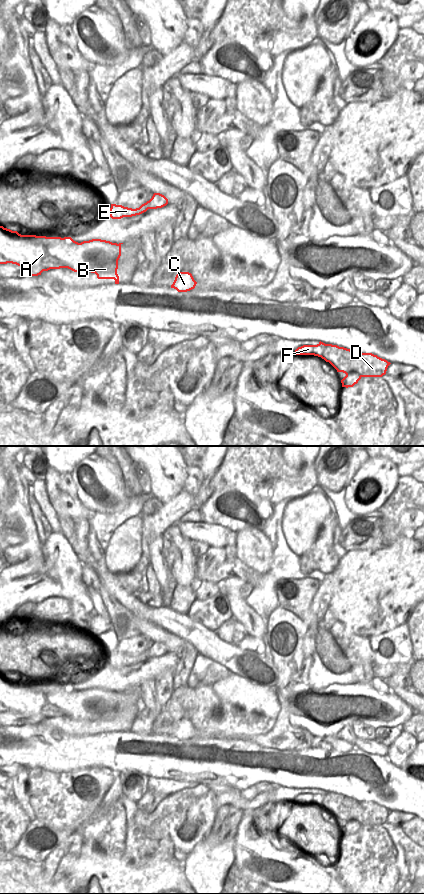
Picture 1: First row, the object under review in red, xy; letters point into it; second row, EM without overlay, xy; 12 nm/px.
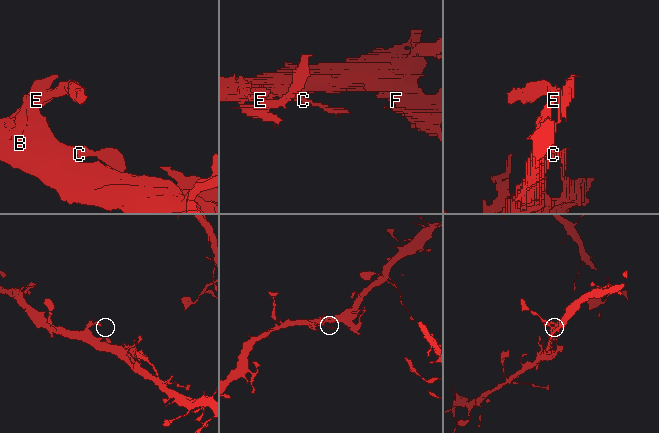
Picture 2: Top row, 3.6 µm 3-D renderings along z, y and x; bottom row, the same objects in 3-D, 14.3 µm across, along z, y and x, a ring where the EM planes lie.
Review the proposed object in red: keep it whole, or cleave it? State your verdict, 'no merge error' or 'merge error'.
merge error

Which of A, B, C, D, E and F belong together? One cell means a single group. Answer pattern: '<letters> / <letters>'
A B C E F / D

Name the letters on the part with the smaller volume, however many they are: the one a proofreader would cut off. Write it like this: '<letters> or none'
D

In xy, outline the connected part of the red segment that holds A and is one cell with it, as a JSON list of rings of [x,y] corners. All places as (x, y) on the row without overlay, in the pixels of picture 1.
[[[0,674],[0,712],[16,712],[27,718],[27,724],[38,724],[50,717],[68,716],[74,720],[95,721],[98,727],[114,727],[115,732],[119,732],[117,717],[122,692],[101,687],[78,691],[71,685],[21,683]]]

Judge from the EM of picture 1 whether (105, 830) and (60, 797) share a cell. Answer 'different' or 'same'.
same

